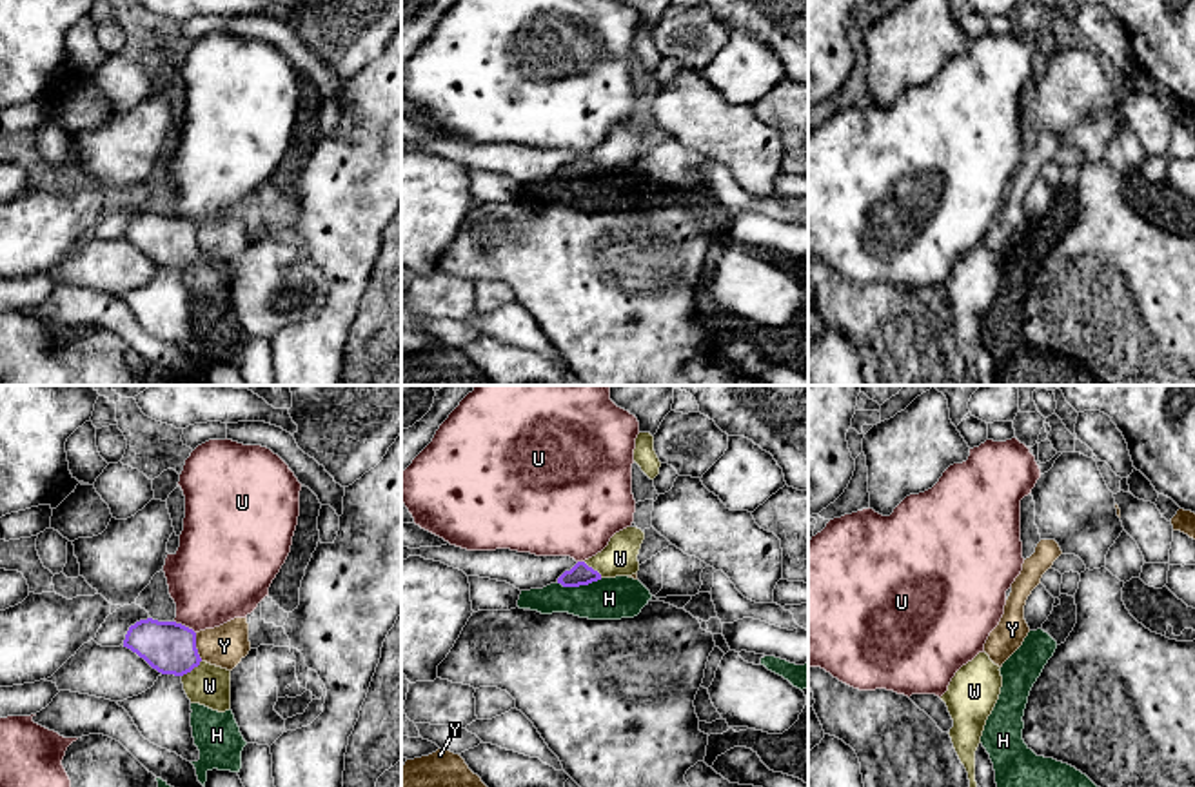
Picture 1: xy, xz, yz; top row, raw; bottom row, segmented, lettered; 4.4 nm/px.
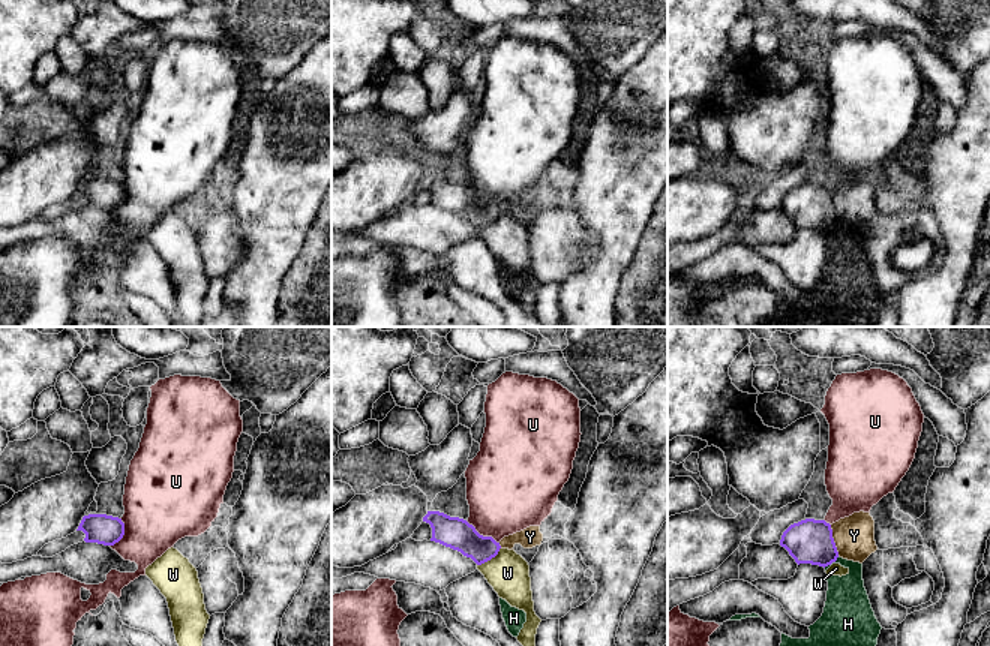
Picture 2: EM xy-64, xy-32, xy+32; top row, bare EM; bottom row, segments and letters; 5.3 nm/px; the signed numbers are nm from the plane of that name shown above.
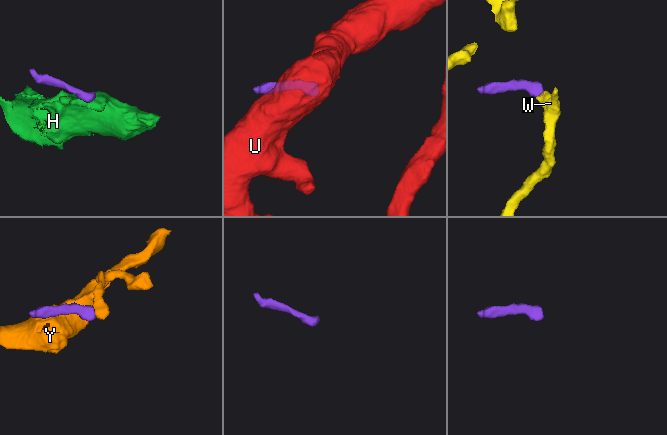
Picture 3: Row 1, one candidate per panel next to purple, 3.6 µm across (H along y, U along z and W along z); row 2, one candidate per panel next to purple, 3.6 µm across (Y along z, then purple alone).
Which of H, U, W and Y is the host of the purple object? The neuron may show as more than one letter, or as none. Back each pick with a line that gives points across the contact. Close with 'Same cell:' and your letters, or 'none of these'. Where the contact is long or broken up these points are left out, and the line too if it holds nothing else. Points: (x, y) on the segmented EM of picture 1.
W: runs through xy (169, 647), (191, 669), (209, 686)
Same cell: W

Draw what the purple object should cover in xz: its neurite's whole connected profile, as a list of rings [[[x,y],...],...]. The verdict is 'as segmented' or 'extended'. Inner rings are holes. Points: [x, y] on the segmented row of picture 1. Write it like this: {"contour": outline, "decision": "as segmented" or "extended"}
{"contour": [[[627,527],[616,533],[601,553],[578,562],[558,578],[558,583],[563,587],[579,587],[601,578],[636,574],[639,571],[637,554],[643,540],[645,533],[637,527]]], "decision": "extended"}

